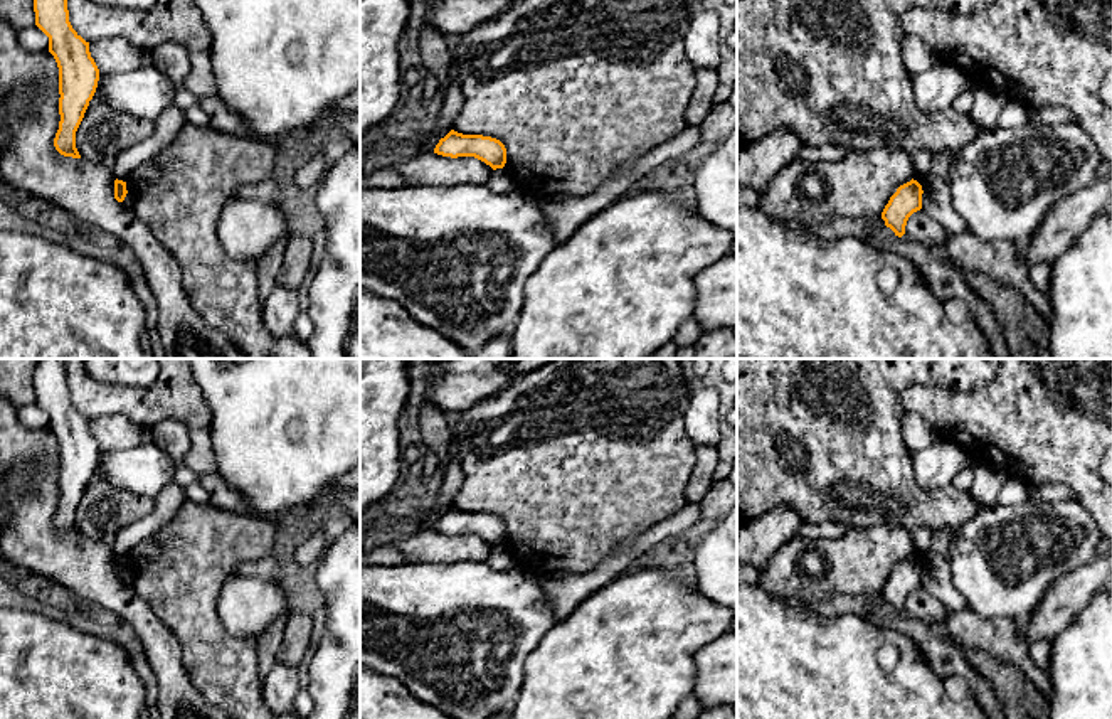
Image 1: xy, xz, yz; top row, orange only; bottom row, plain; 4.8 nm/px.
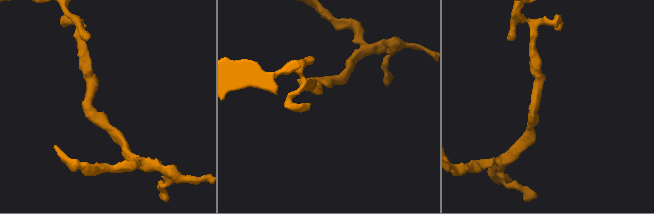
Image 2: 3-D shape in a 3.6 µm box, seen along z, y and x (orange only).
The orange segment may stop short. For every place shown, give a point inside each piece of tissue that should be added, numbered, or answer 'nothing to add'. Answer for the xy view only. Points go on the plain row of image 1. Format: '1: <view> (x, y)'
nothing to add

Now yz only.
nothing to add

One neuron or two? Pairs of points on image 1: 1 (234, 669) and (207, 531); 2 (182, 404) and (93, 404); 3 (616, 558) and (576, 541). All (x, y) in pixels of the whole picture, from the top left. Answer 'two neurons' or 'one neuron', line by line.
1: one neuron
2: one neuron
3: two neurons

